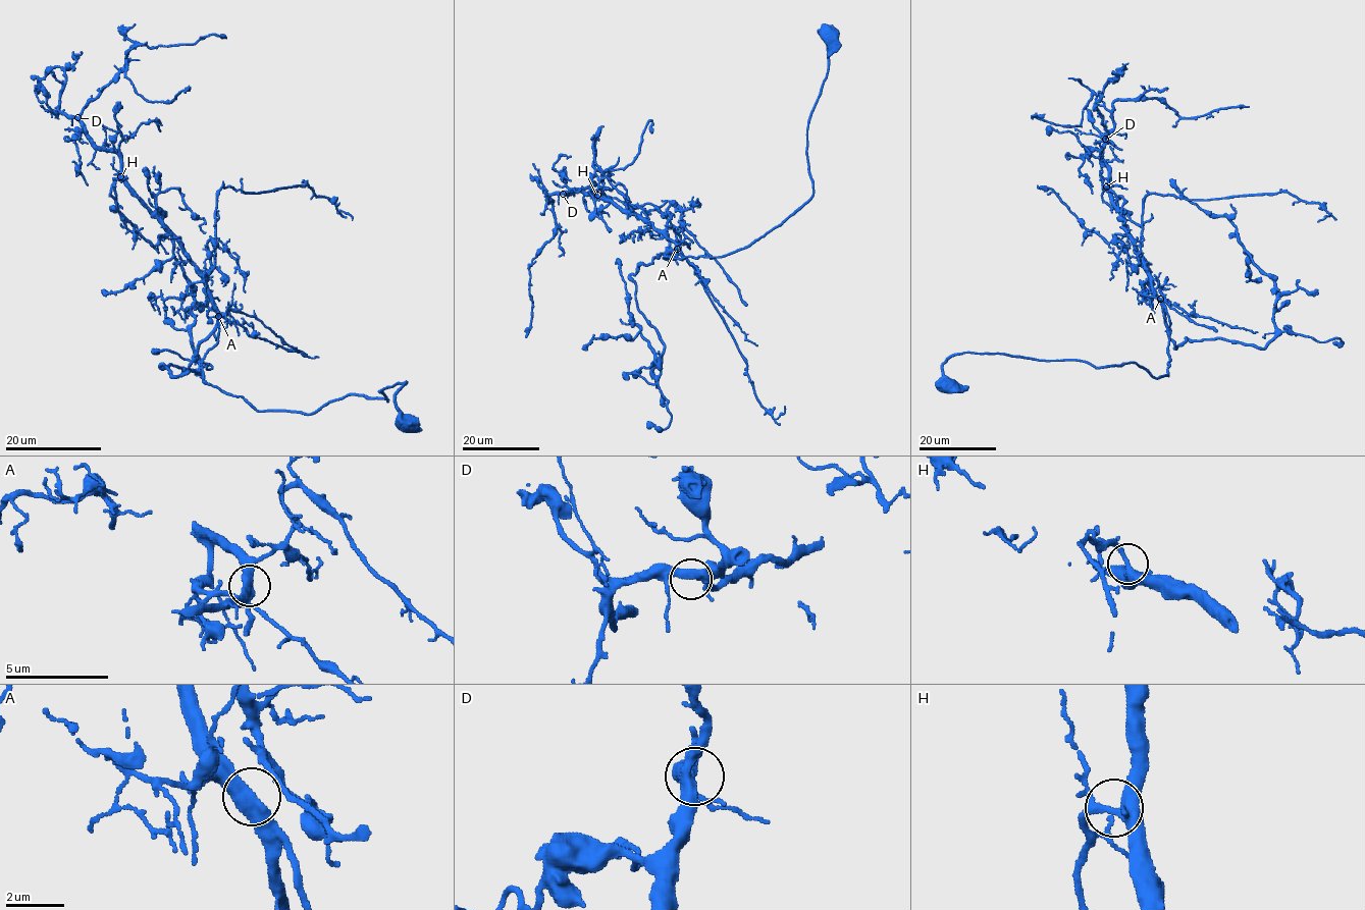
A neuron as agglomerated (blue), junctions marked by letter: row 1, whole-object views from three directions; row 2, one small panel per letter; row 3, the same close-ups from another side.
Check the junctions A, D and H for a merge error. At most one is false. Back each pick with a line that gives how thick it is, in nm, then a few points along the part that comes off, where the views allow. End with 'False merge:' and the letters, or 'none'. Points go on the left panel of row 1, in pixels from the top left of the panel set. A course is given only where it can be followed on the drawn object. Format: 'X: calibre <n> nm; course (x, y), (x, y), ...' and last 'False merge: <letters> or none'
False merge: none

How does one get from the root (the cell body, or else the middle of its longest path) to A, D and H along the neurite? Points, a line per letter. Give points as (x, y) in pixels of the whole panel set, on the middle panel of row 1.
A: (833, 39), (819, 31), (828, 73), (807, 128), (814, 195), (728, 254), (664, 258), (674, 259), (677, 248)
D: (833, 39), (819, 31), (814, 195), (747, 247), (665, 259), (677, 247), (647, 222), (563, 194)
H: (833, 39), (819, 31), (814, 195), (747, 247), (665, 259), (677, 247), (664, 232), (597, 195)

